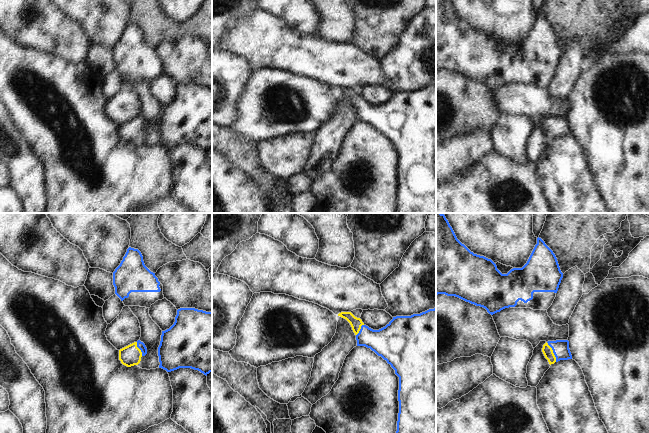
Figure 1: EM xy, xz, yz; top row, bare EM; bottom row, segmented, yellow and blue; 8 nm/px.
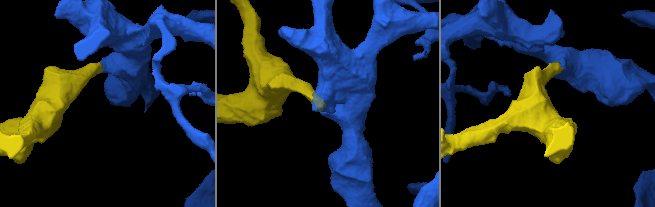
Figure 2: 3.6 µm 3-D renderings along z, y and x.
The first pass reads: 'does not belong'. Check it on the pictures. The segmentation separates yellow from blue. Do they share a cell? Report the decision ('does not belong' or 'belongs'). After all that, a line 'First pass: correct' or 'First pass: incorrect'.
belongs
First pass: incorrect

